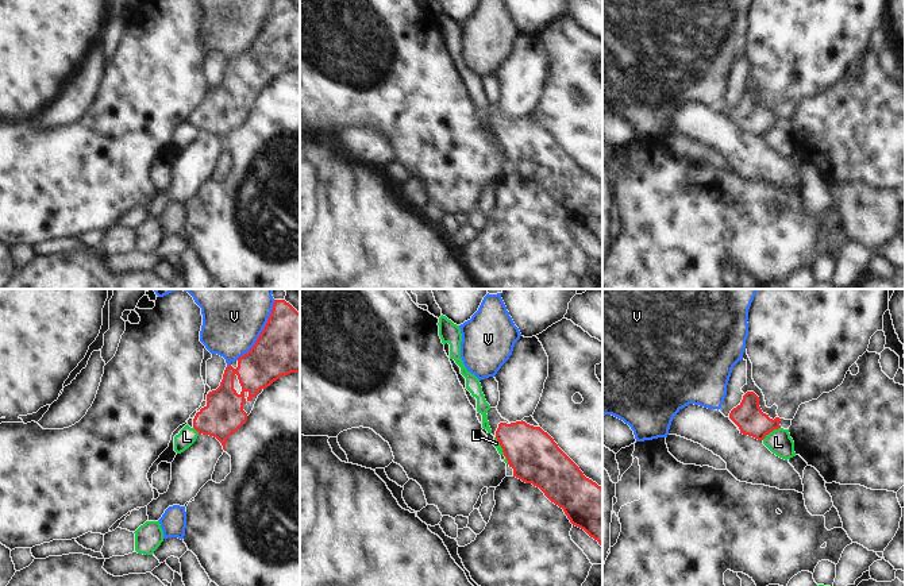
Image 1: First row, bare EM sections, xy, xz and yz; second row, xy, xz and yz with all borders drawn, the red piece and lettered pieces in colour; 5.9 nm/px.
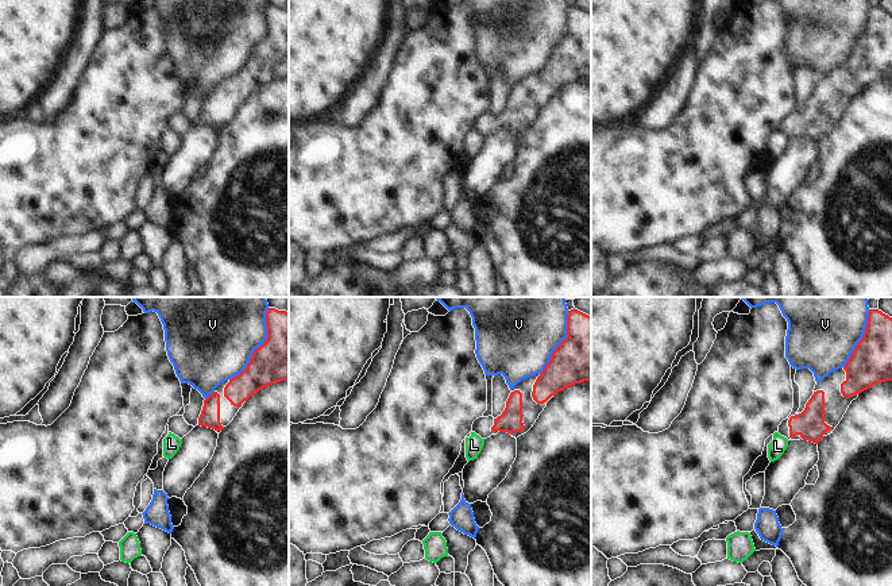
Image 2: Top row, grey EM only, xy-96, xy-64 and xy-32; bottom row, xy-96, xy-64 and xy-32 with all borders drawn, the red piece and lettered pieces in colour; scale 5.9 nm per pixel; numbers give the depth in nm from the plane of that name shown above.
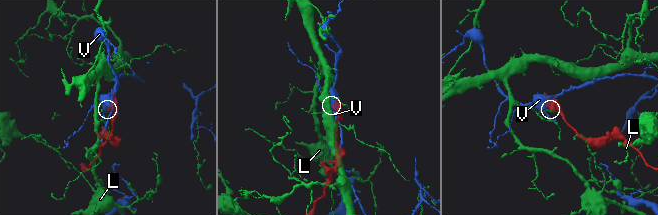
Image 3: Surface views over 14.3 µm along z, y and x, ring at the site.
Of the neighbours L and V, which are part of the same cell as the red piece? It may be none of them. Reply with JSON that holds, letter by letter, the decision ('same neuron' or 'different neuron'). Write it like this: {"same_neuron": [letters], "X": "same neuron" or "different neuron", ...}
{"same_neuron": [], "L": "different neuron", "V": "different neuron"}

